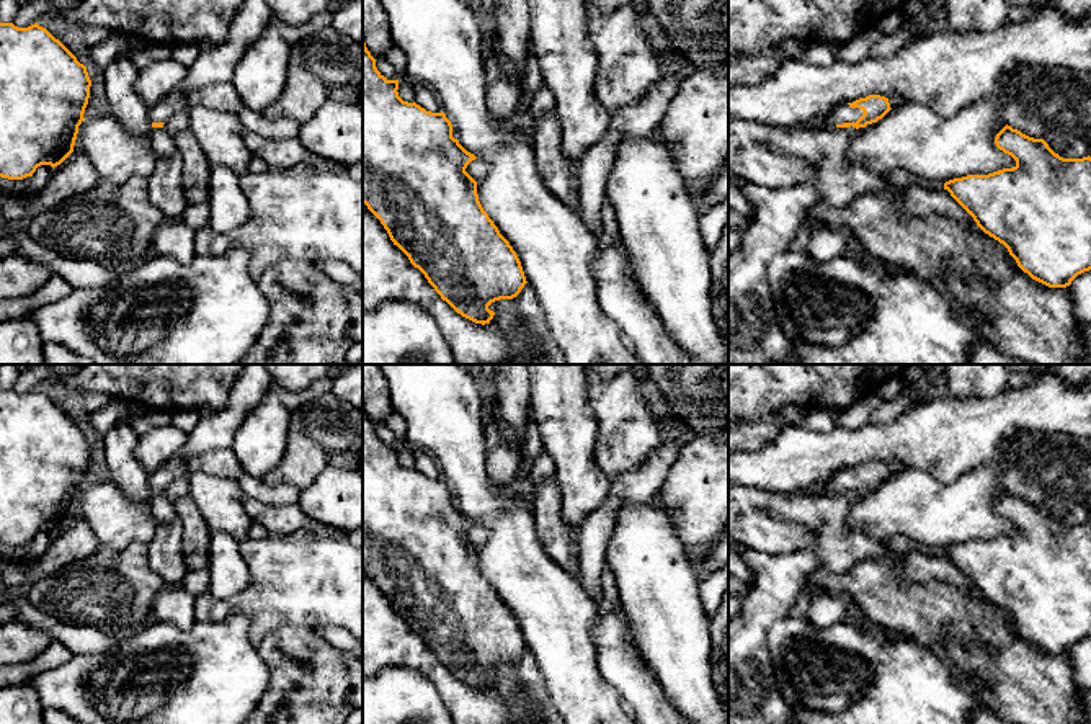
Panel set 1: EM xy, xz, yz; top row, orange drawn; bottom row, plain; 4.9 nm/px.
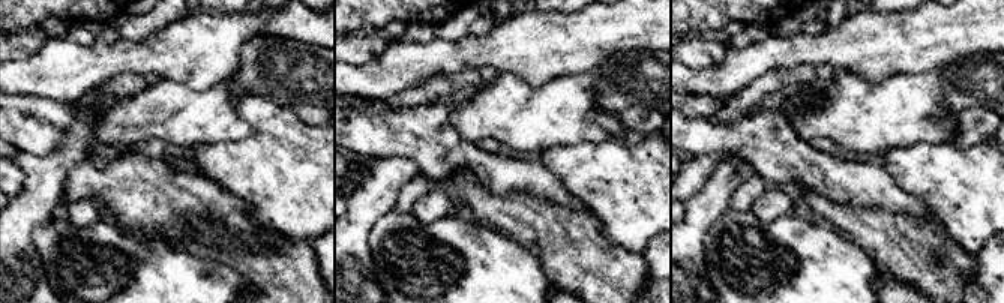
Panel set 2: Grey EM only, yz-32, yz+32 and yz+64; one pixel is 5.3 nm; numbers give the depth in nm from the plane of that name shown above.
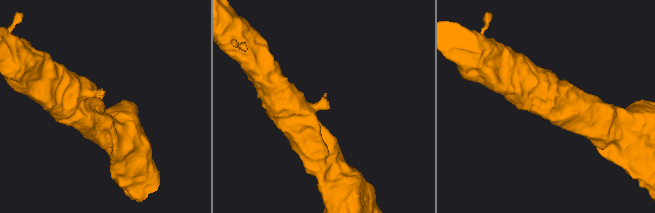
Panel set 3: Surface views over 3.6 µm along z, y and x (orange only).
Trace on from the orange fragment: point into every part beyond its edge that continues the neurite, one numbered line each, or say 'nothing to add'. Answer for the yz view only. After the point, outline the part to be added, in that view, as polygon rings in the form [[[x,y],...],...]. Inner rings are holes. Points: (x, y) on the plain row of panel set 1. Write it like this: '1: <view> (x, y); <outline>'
1: yz (843, 479); [[[848,469],[838,471],[825,482],[810,487],[808,490],[802,492],[804,495],[831,495],[843,489],[856,489],[864,480],[859,474],[851,474]]]

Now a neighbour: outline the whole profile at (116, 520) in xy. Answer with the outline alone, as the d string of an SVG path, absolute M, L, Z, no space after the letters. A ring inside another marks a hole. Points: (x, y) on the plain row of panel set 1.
M113 480L83 485L73 518L85 521L101 547L124 549L129 543L149 543L155 520L149 503L132 502Z

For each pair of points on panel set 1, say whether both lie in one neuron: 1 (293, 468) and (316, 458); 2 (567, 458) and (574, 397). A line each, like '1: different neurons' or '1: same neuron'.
1: same neuron
2: same neuron

